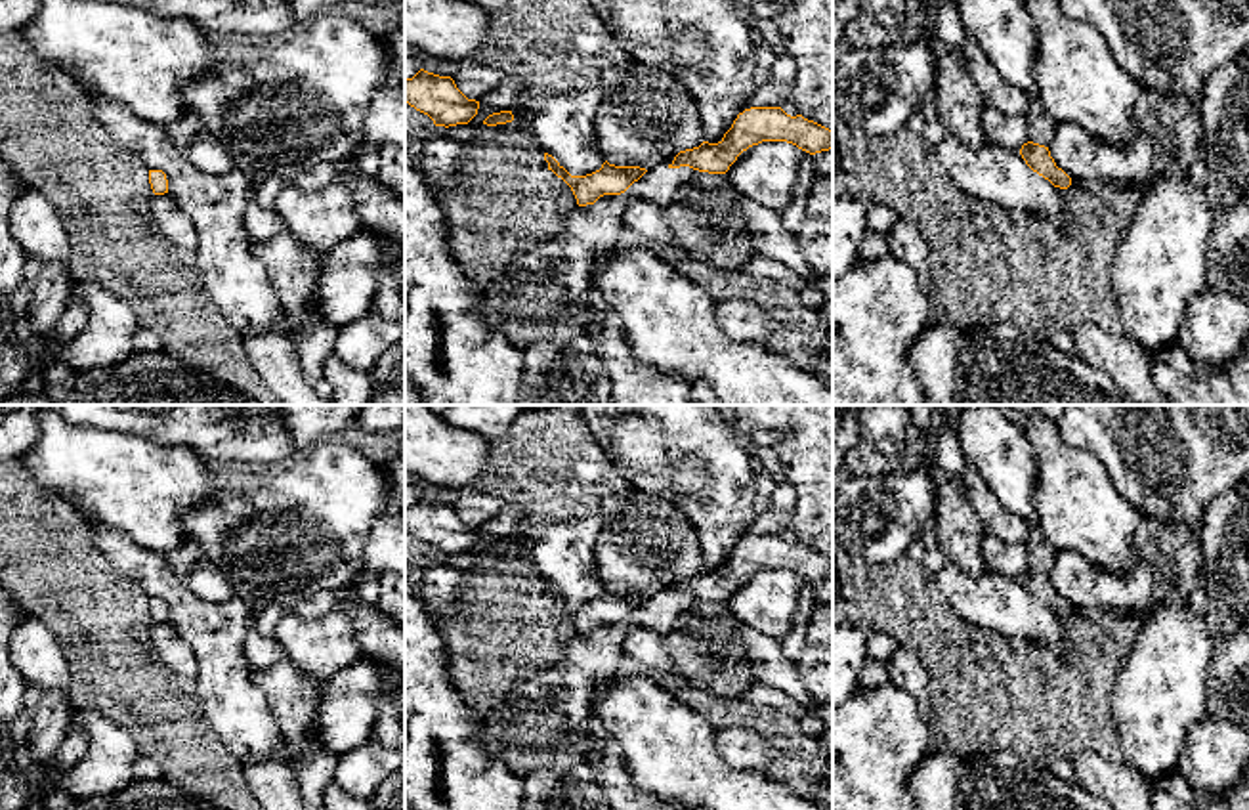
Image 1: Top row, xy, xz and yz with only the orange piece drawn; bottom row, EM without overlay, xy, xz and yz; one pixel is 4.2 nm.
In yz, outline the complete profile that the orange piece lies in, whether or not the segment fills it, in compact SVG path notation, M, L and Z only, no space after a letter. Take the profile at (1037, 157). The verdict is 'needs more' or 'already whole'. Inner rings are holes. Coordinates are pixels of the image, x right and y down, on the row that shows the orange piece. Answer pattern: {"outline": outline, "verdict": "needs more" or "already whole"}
{"outline": "M1027 141L1022 145L1020 155L1033 172L1048 180L1054 187L1068 189L1071 185L1071 178L1056 166L1048 147Z", "verdict": "already whole"}

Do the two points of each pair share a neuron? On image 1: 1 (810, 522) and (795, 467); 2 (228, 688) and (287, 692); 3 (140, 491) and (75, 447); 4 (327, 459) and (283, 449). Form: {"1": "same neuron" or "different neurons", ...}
{"1": "same neuron", "2": "different neurons", "3": "same neuron", "4": "different neurons"}

